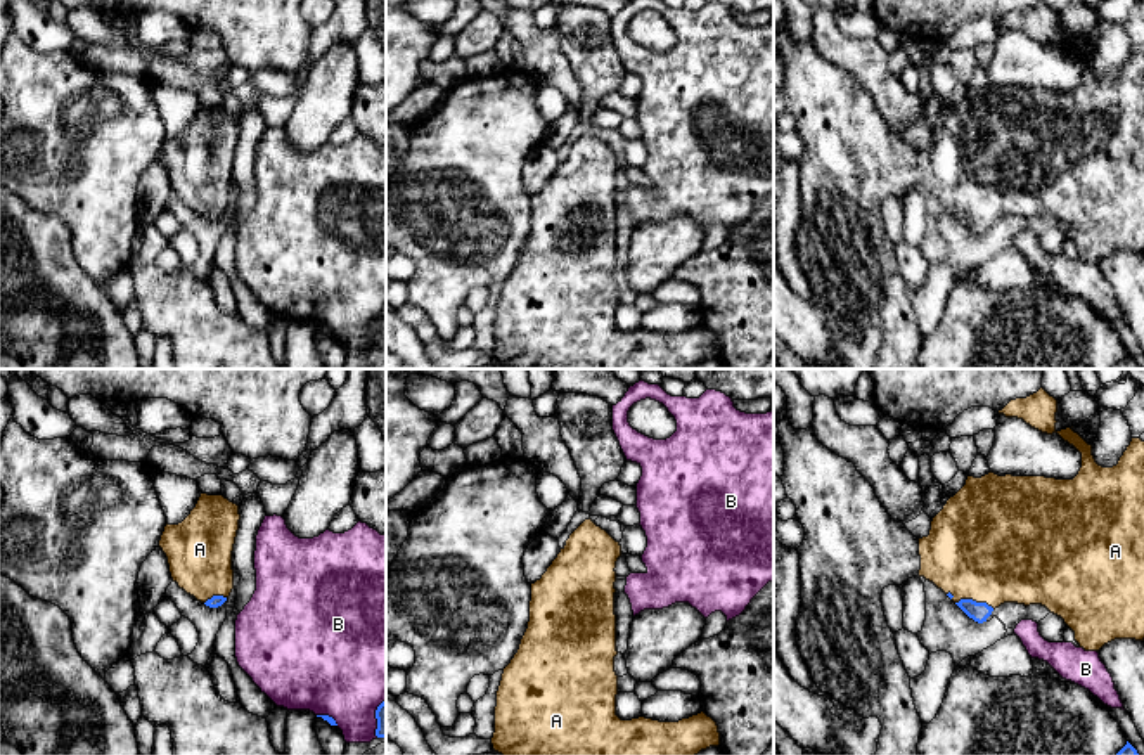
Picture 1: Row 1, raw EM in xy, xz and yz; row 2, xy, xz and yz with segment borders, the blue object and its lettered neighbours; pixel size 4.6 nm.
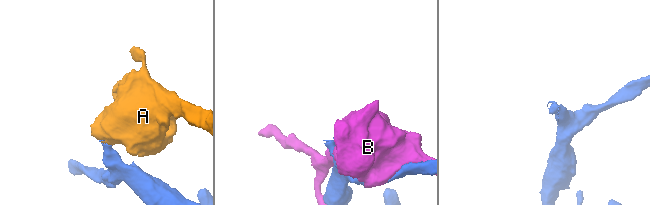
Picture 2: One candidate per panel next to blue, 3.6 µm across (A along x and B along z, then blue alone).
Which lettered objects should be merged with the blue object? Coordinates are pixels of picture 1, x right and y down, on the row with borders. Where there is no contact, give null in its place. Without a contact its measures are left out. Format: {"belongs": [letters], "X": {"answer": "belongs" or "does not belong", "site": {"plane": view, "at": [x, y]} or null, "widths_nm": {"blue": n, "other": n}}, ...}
{"belongs": ["A"], "A": {"answer": "belongs", "site": {"plane": "yz", "at": [975, 601]}, "widths_nm": {"blue": 90, "other": 500}}, "B": {"answer": "does not belong", "site": {"plane": "xy", "at": [376, 717]}, "widths_nm": {"blue": 90, "other": 420}}}

